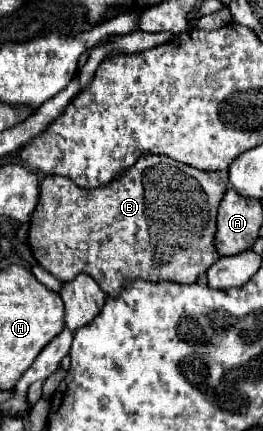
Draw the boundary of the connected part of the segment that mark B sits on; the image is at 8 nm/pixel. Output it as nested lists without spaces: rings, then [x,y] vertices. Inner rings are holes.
[[[147,154],[141,156],[123,176],[111,180],[109,184],[103,184],[99,188],[87,190],[77,186],[75,182],[63,178],[63,176],[47,176],[41,184],[41,196],[37,202],[37,208],[31,216],[31,228],[29,228],[29,248],[33,252],[33,258],[39,262],[41,268],[45,268],[47,272],[51,272],[53,276],[57,276],[61,282],[69,282],[73,280],[77,274],[85,272],[89,276],[93,276],[99,286],[103,288],[103,292],[107,296],[119,296],[119,290],[123,288],[123,284],[127,284],[129,280],[151,280],[151,282],[161,282],[161,280],[171,280],[171,282],[183,282],[183,284],[193,284],[197,280],[201,280],[207,272],[207,268],[219,260],[219,254],[215,252],[215,218],[217,218],[217,208],[219,208],[219,200],[223,198],[227,190],[227,170],[223,172],[203,172],[197,168],[191,168],[187,164],[181,164],[177,160],[171,160],[167,156],[155,156],[155,154]]]

